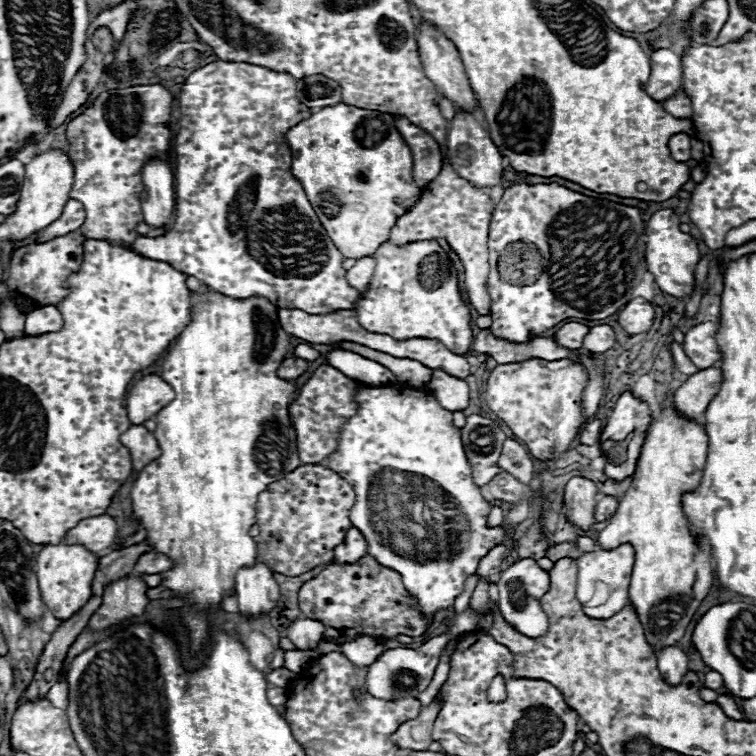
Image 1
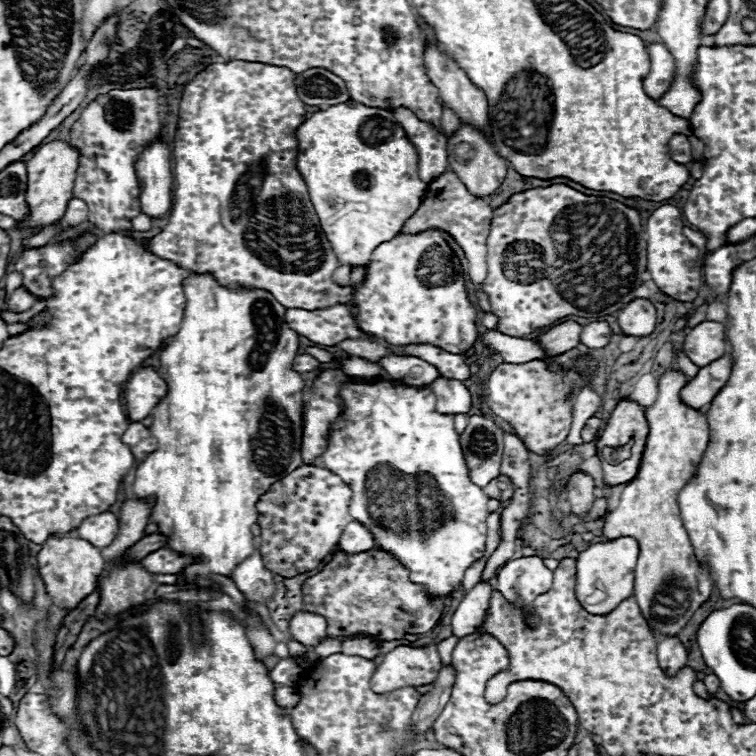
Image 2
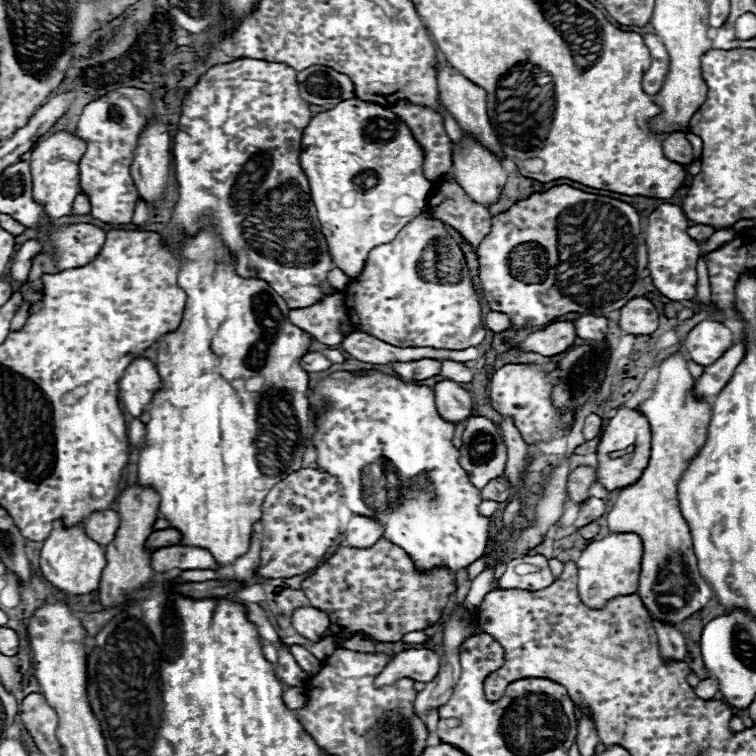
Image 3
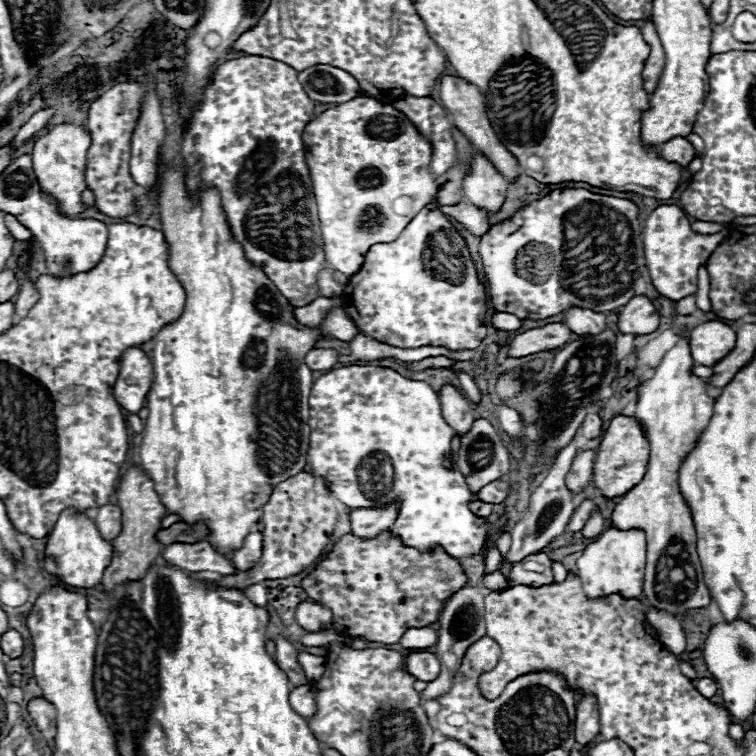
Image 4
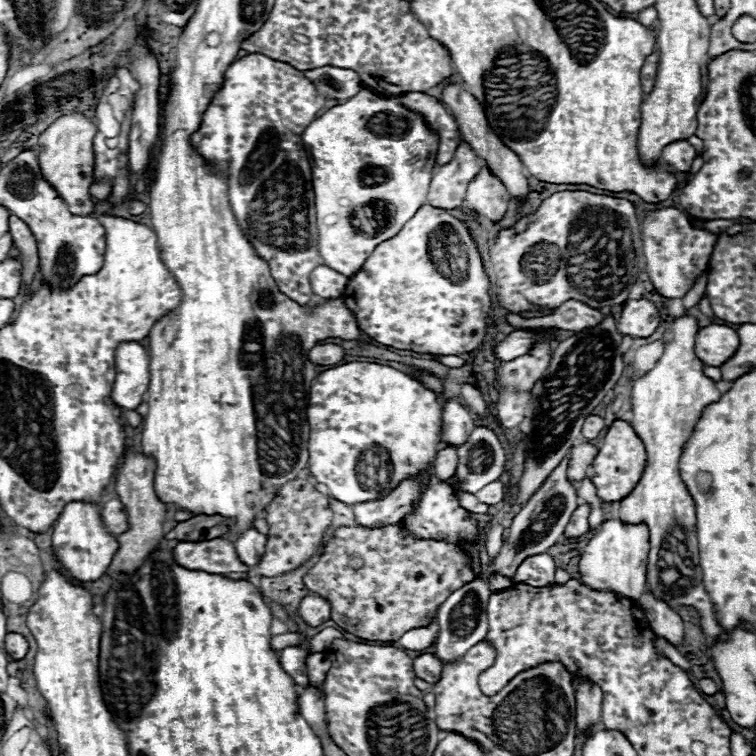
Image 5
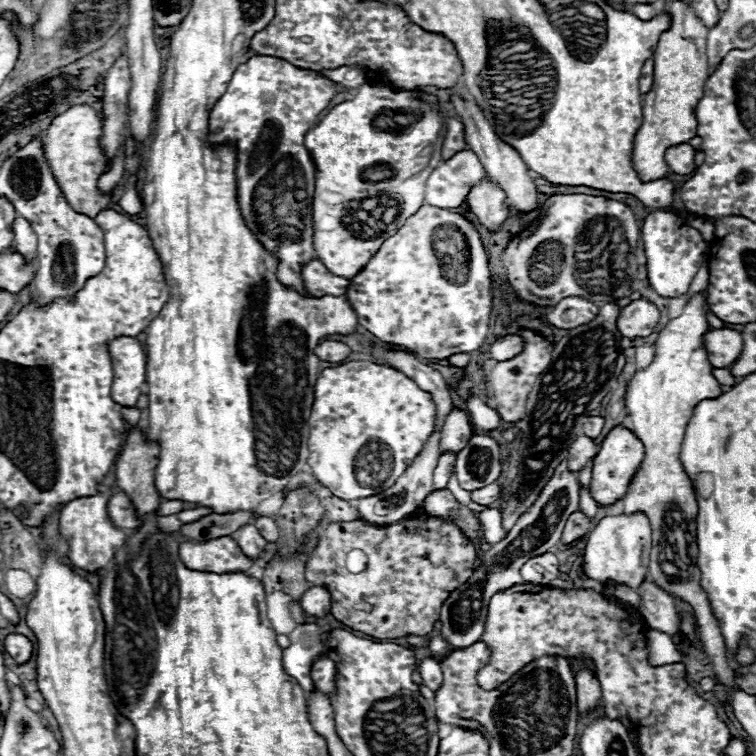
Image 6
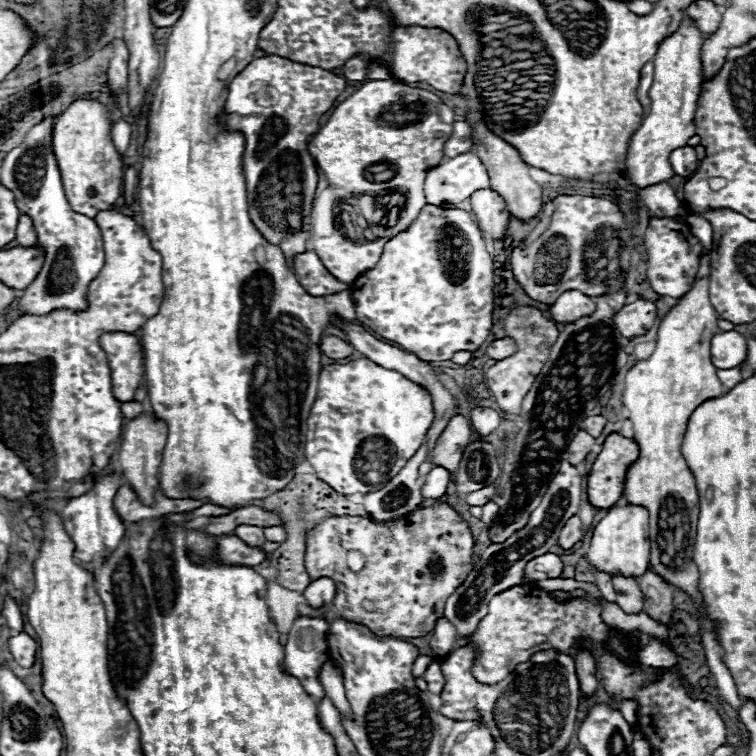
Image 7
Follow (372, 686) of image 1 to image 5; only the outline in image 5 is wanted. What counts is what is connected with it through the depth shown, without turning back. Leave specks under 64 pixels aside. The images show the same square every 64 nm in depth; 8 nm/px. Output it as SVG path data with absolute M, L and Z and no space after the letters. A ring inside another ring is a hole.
M420 654L414 658L414 674L428 684L436 684L442 674L442 662L434 654Z

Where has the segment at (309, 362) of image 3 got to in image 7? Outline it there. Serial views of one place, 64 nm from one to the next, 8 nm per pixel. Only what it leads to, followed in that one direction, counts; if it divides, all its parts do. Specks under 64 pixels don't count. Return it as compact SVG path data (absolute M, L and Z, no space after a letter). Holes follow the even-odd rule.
M326 336L322 338L320 342L320 352L332 360L342 360L342 358L348 358L350 354L354 354L354 348L352 344L336 338L336 336Z

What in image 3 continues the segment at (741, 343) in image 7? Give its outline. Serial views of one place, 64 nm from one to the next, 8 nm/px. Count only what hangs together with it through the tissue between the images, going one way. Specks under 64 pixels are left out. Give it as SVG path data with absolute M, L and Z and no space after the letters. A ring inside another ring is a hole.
M714 320L700 322L688 332L684 340L688 358L700 366L708 366L716 362L732 344L734 344L732 332L722 322L714 322Z

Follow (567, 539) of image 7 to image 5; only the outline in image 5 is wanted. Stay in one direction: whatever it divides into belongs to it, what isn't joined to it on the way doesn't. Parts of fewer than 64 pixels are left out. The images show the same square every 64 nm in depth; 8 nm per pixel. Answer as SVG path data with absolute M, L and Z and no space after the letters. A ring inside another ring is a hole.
M582 504L576 508L576 512L572 514L564 534L568 538L576 538L576 536L582 536L588 532L588 514L590 514L590 506L588 504Z

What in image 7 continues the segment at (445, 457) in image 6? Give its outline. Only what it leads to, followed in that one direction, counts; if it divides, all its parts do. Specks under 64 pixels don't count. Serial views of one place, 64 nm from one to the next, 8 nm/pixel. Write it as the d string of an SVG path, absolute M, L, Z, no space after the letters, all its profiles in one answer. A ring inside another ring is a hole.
M436 466L426 478L422 494L424 494L424 498L440 498L446 494L448 484L450 484L450 472L442 466Z

